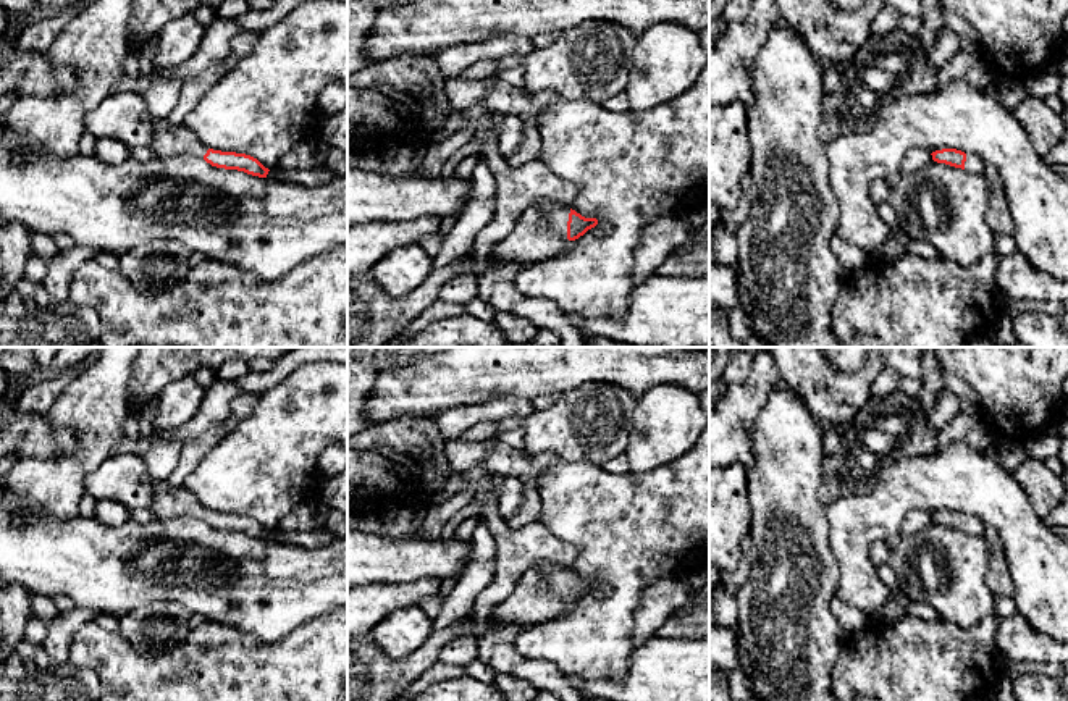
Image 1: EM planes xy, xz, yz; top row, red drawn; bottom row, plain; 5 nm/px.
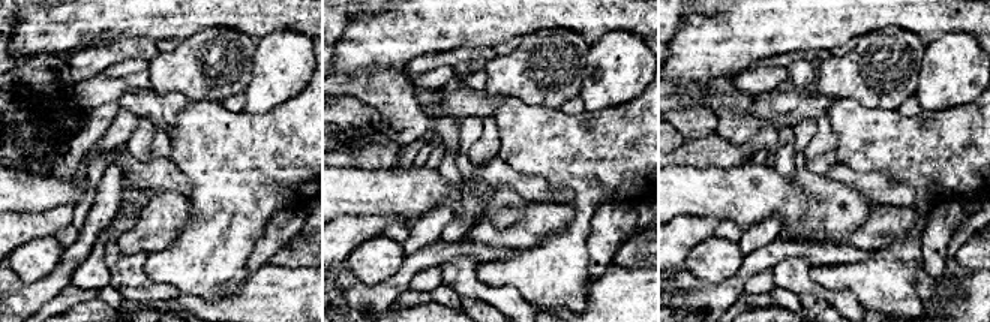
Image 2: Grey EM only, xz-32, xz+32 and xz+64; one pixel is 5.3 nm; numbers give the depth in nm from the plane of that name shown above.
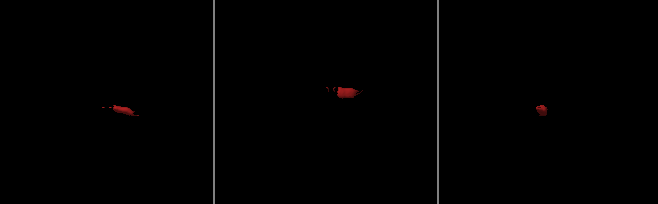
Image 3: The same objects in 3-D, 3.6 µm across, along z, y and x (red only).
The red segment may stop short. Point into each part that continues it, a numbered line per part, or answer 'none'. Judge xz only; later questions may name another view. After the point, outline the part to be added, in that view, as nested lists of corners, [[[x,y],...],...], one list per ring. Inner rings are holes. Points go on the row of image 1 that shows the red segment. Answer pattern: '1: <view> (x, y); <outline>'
1: xz (540, 231); [[[538,202],[527,207],[517,218],[512,231],[494,246],[491,255],[498,265],[512,263],[514,260],[523,263],[535,263],[557,255],[567,244],[567,221],[570,208],[557,202],[541,205]]]

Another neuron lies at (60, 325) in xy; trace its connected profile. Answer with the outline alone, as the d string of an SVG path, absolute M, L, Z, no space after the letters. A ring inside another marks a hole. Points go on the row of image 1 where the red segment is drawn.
M15 291L0 300L0 347L100 347L100 317L68 299L27 310Z

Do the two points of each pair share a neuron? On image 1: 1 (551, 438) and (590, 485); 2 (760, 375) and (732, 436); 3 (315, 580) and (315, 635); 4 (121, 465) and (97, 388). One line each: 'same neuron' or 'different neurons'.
1: different neurons
2: same neuron
3: different neurons
4: different neurons

